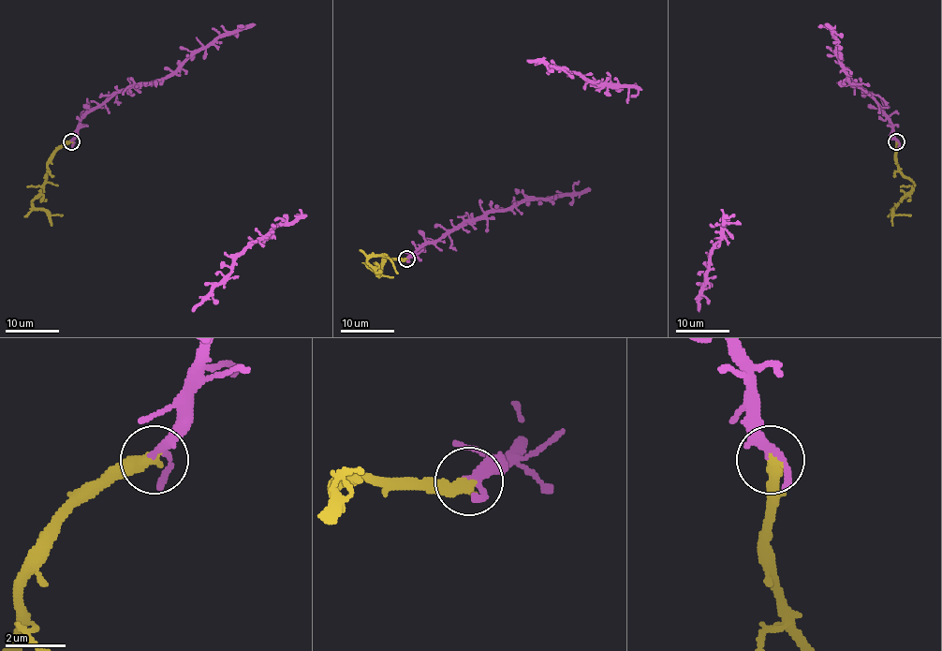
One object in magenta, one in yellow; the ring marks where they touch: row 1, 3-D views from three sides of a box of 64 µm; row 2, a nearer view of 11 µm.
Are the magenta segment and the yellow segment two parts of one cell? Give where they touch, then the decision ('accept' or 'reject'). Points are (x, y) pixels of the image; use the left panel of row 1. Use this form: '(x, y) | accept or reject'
(71, 141) | accept

